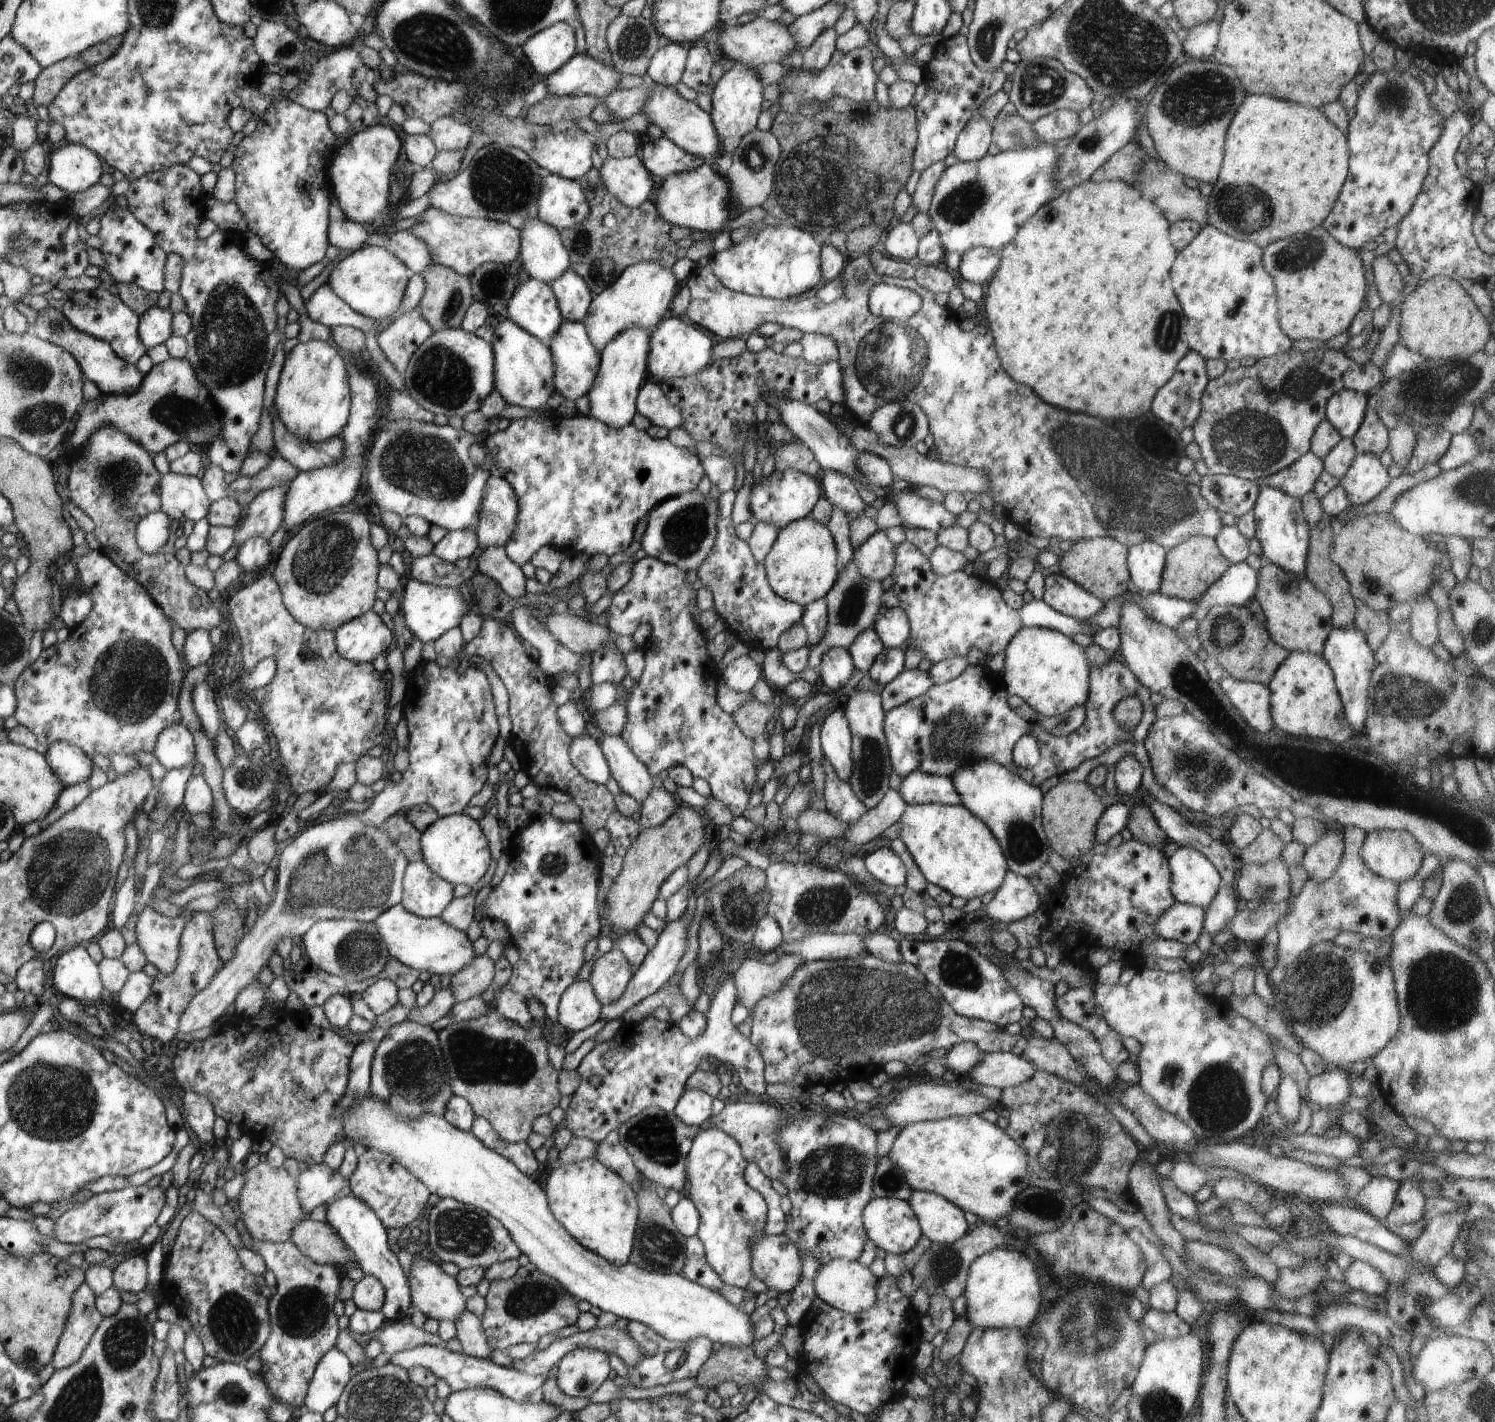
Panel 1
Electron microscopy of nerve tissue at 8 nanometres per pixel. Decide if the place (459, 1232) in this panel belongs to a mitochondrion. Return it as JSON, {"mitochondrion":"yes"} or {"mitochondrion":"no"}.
{"mitochondrion":"yes"}

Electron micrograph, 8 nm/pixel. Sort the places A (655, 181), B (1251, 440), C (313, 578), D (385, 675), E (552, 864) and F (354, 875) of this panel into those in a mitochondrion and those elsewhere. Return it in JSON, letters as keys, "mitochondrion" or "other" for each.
{"A":"other","B":"mitochondrion","C":"mitochondrion","D":"other","E":"mitochondrion","F":"mitochondrion"}

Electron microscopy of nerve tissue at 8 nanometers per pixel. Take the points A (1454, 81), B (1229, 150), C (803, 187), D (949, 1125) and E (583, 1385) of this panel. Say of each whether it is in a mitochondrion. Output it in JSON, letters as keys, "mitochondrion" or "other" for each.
{"A":"other","B":"other","C":"mitochondrion","D":"other","E":"other"}

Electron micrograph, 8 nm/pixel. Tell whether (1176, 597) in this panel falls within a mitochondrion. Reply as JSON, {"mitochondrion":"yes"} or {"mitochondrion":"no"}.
{"mitochondrion":"no"}

